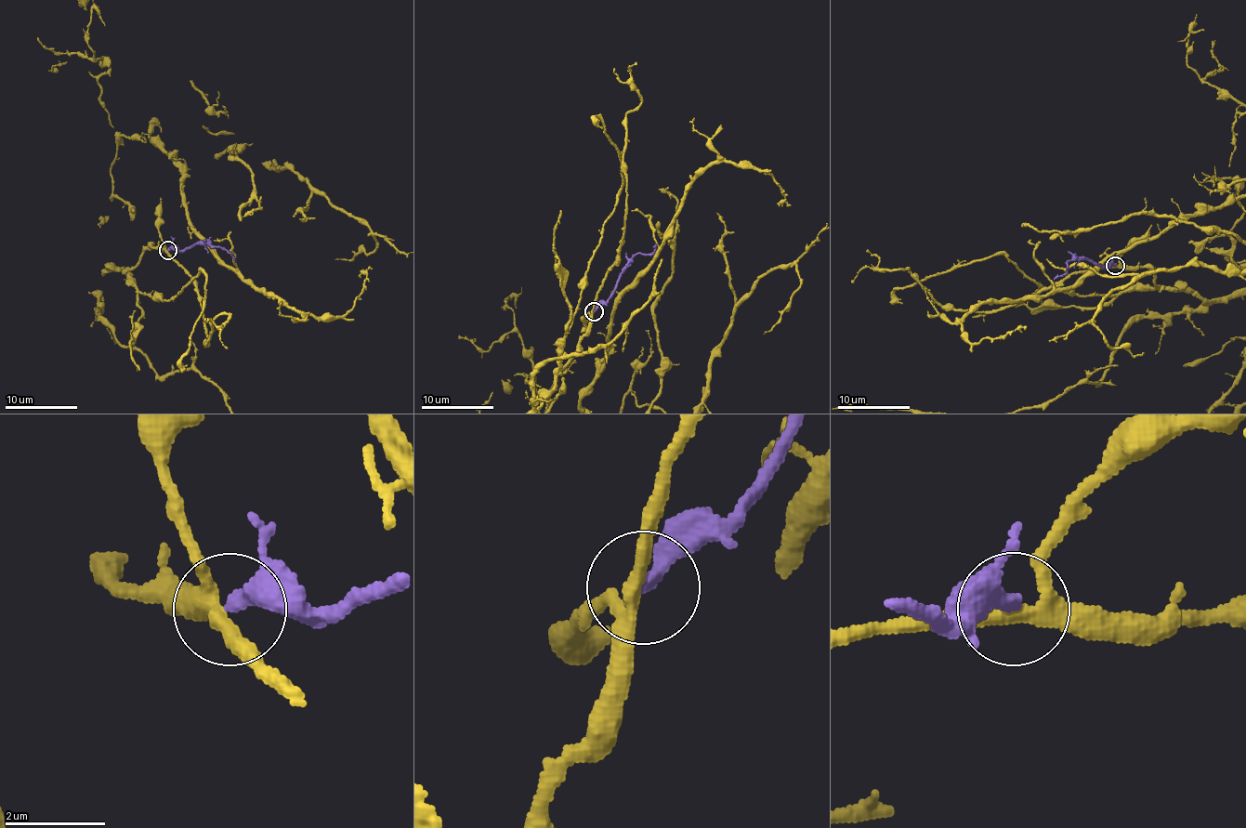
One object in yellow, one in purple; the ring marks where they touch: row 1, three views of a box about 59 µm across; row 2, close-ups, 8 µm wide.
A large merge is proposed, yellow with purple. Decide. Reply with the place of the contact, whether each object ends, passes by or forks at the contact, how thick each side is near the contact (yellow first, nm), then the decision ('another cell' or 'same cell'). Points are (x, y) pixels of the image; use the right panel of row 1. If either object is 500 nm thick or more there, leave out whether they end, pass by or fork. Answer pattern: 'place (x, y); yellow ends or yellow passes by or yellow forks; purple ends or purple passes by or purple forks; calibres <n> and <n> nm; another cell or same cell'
place (1115, 266); yellow forks; purple ends; calibres 260 and 320 nm; another cell

